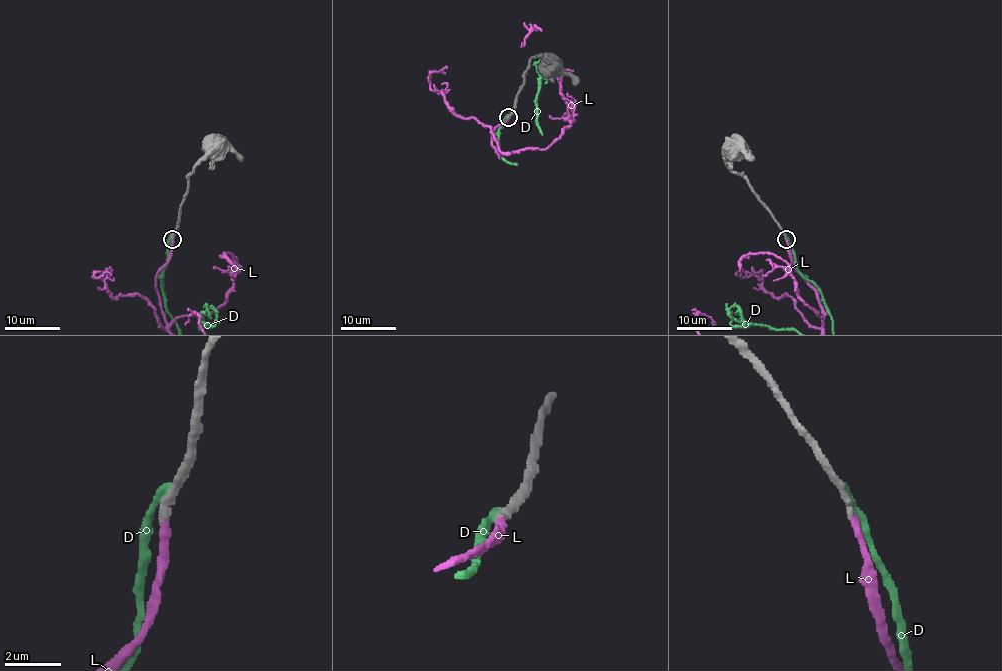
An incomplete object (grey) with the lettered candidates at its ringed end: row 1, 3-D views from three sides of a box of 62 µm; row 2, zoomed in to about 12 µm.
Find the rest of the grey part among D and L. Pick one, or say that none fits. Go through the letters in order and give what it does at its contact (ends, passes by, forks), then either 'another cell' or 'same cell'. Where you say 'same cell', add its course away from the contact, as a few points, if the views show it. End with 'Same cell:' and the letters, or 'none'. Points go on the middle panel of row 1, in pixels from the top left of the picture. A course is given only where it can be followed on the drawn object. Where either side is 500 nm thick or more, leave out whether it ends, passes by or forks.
D: it ends there; another cell
L: it ends there; same cell
Same cell: L

